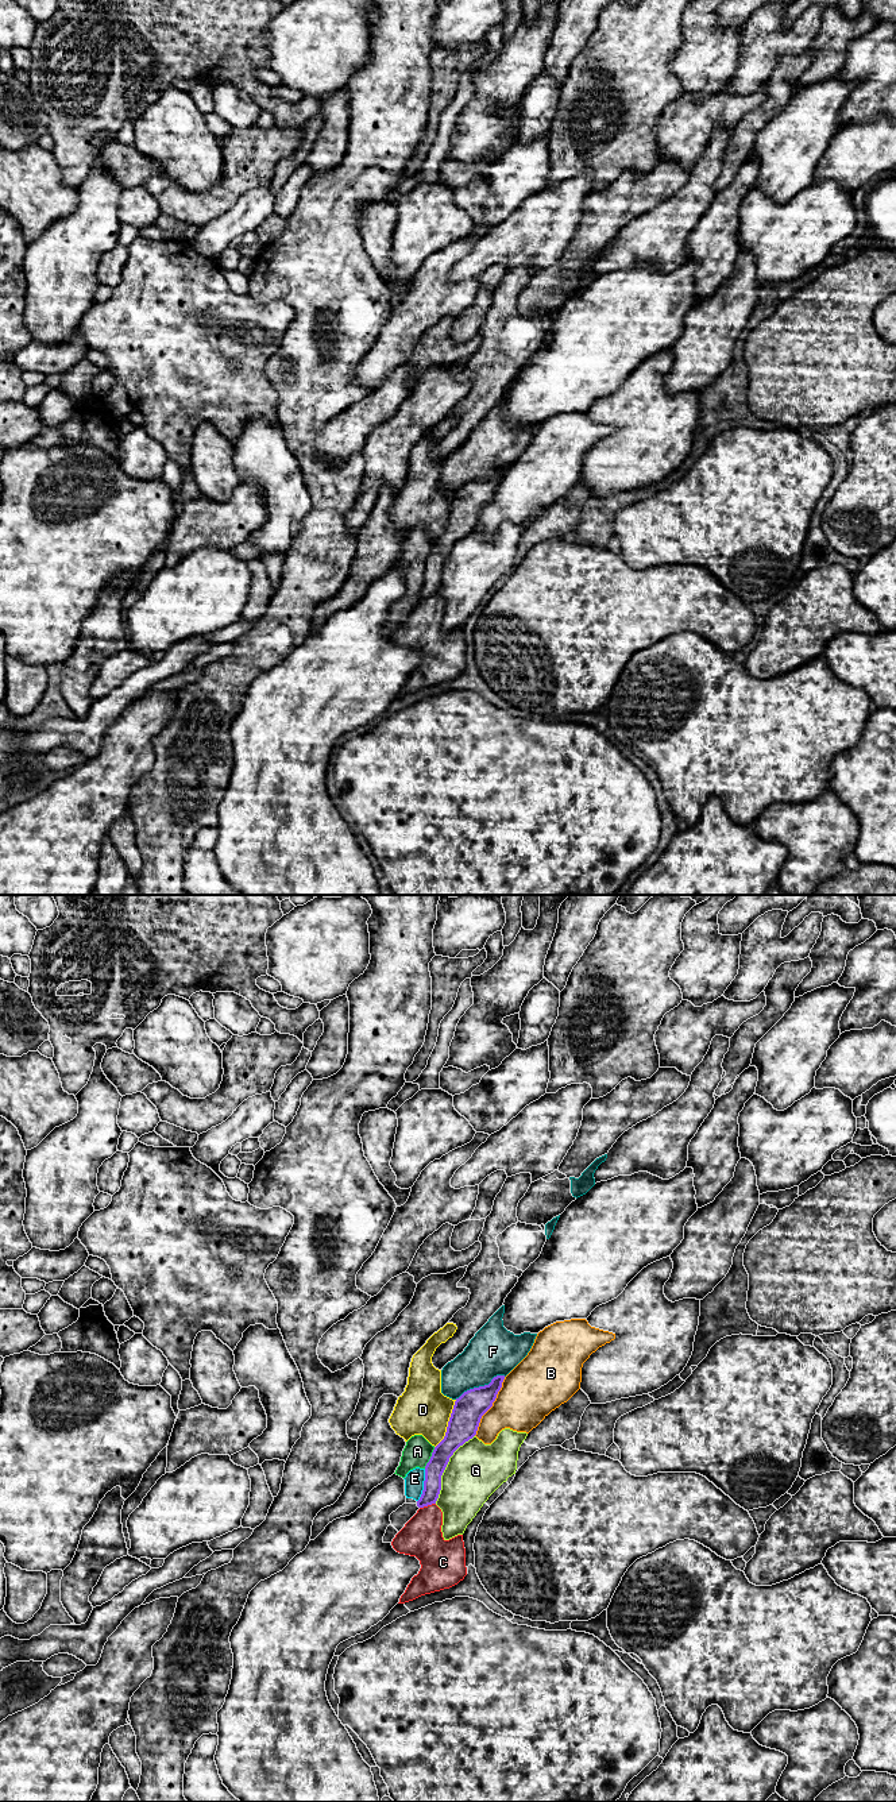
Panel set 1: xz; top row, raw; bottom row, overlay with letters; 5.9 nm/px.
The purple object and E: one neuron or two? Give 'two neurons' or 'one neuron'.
two neurons

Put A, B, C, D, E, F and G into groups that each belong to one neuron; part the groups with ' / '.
A E / B / C / D / F / G

